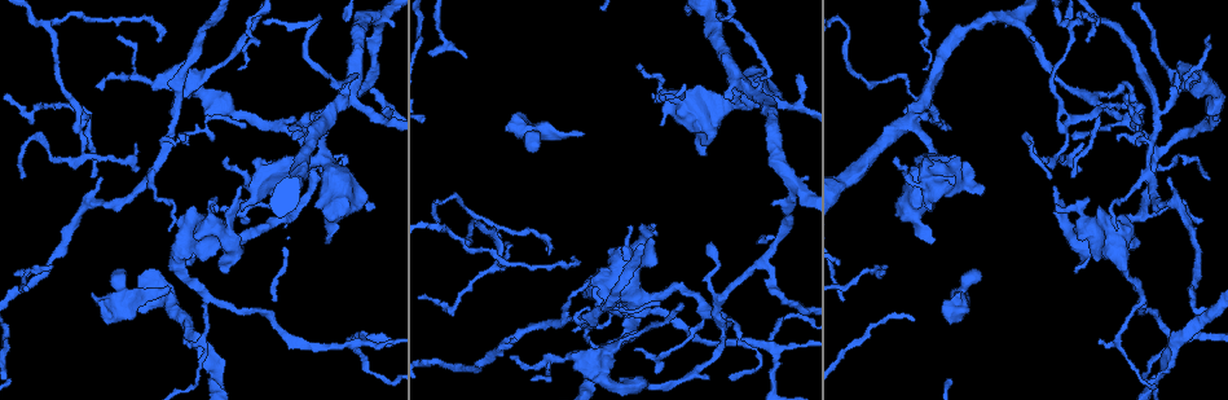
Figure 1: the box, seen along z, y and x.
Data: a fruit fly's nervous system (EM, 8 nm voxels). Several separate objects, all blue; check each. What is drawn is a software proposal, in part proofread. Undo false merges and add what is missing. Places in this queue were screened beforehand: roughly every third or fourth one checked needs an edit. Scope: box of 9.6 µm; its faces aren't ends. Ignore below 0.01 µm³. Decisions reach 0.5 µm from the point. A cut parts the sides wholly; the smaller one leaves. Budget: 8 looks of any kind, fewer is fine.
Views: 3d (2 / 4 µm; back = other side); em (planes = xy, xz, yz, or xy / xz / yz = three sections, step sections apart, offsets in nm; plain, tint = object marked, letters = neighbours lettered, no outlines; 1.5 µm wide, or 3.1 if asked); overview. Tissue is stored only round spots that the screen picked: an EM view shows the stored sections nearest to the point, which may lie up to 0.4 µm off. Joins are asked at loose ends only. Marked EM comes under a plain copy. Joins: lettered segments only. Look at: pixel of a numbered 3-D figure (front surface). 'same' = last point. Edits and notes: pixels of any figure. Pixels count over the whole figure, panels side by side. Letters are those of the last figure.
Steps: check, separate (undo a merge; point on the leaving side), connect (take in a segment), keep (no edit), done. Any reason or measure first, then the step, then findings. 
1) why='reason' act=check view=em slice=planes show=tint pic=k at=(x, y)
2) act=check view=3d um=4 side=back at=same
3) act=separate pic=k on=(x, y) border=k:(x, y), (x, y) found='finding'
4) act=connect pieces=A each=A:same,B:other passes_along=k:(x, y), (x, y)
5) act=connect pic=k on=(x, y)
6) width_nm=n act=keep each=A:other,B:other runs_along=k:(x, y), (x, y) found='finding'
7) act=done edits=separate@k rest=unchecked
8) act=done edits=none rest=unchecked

why='narrows sharply' act=check view=em slice=planes show=tint pic=1 at=(1068, 124)

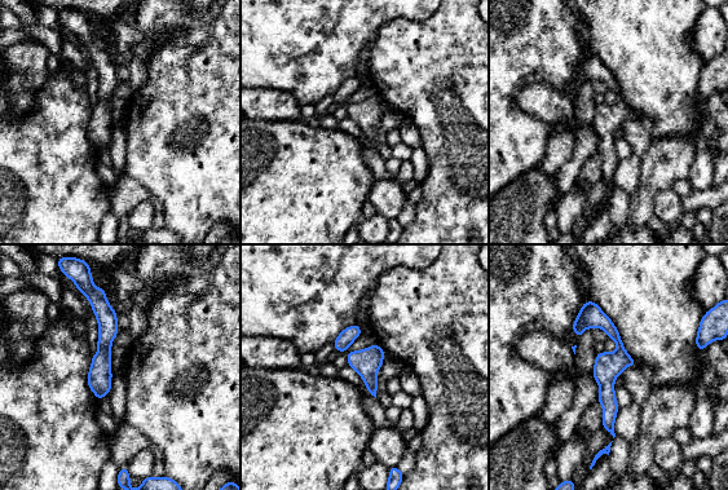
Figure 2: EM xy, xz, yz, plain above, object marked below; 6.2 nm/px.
why='what lies round it' act=check view=em slice=planes show=letters at=same

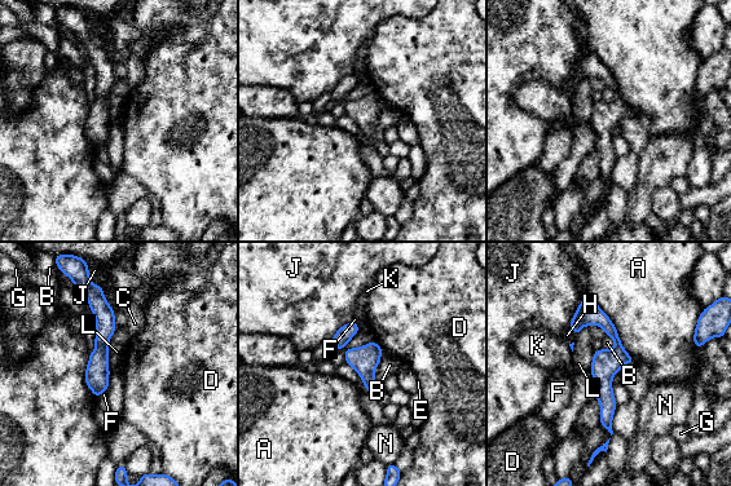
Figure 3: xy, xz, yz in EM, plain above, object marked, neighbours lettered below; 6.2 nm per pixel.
width_nm=170 longest_contact=A:500nm act=keep each=A:other,B:other,C:other,D:other,E:other,F:other,G:other,H:other,J:other,K:other,L:other,N:other found='all the same neuron'

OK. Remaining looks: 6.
why='an open end' act=check view=em slice=planes show=letters pic=1 at=(325, 244)

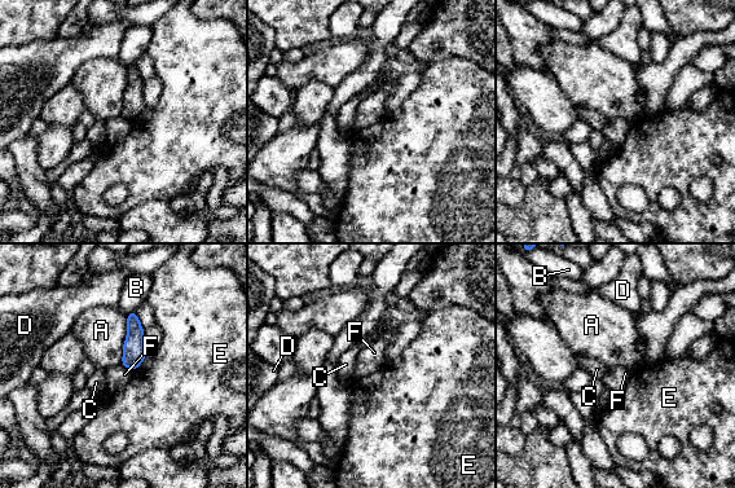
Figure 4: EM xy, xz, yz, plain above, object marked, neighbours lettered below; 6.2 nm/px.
act=keep each=A:other,B:other,C:other,D:other,E:other,F:other border=4:(120, 364), (132, 370) found='none of them fits'

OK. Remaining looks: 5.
act=check view=em slice=xy step=8 show=tint pic=1 at=(220, 379)

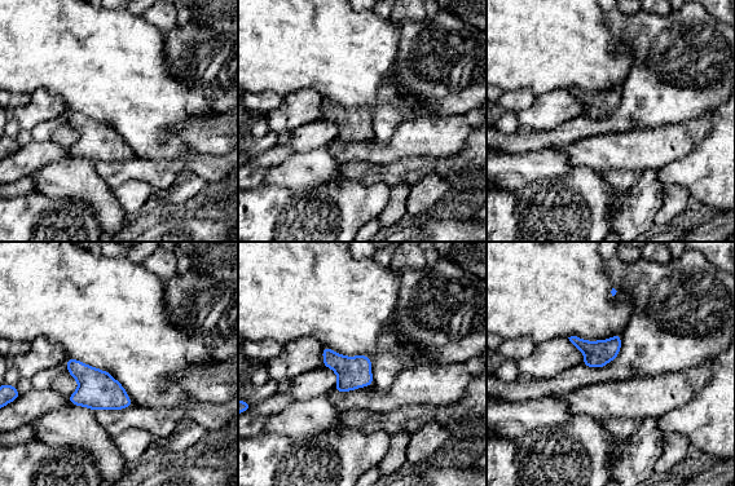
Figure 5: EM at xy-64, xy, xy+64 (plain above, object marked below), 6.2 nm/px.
act=check view=em slice=xy step=8 show=letters at=same

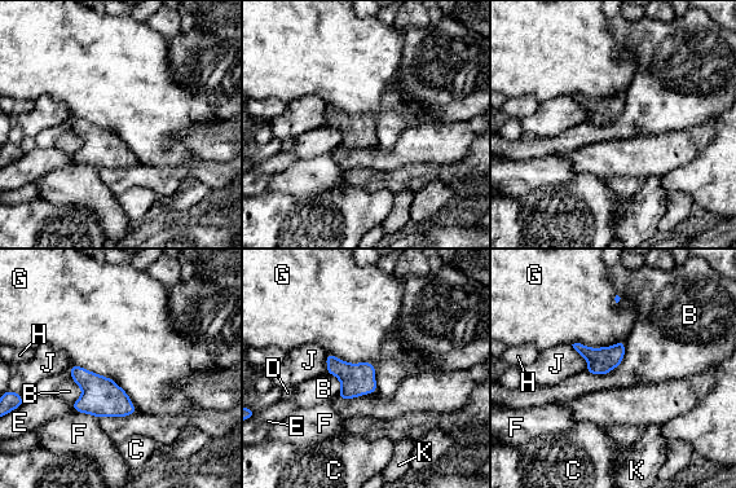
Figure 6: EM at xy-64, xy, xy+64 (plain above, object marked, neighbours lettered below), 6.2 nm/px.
longest_contact=G:500nm act=keep each=B:other,C:other,D:other,E:other,F:other,G:other,H:other,J:other,K:other border=6:(625, 342), (616, 366), (586, 372) found='continuous, no second neuron'

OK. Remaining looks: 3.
act=done edits=none rest=unchecked

